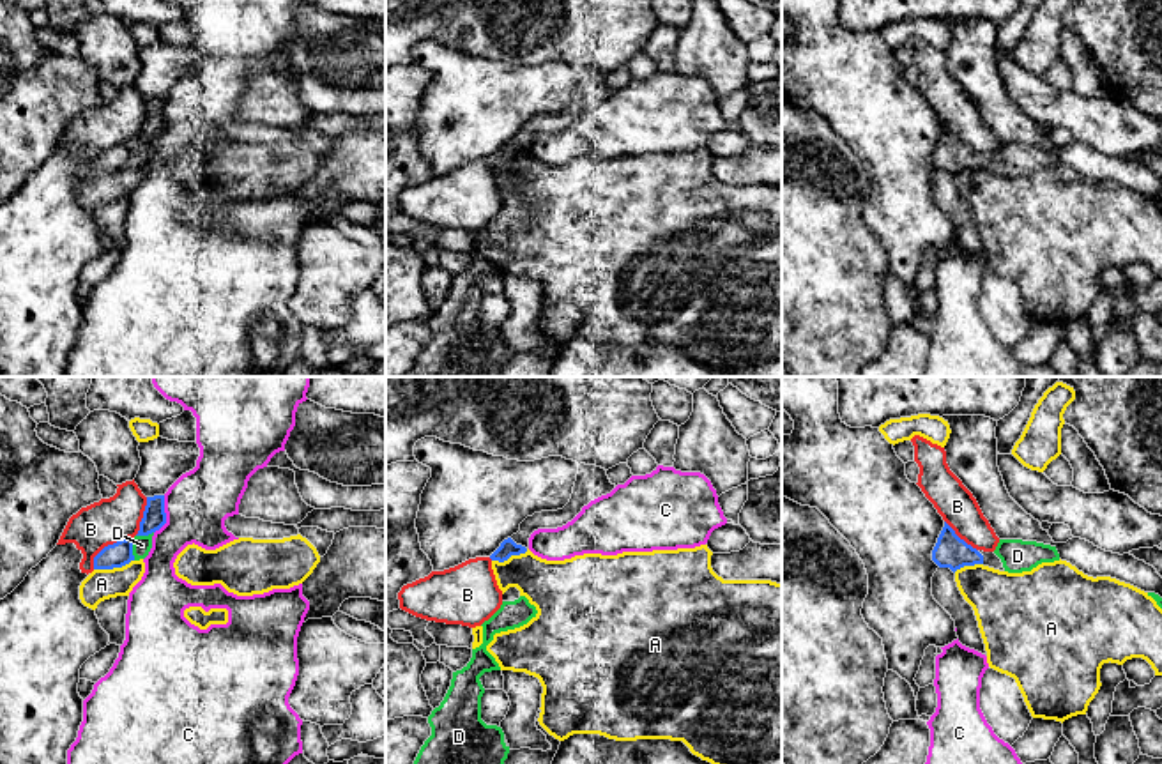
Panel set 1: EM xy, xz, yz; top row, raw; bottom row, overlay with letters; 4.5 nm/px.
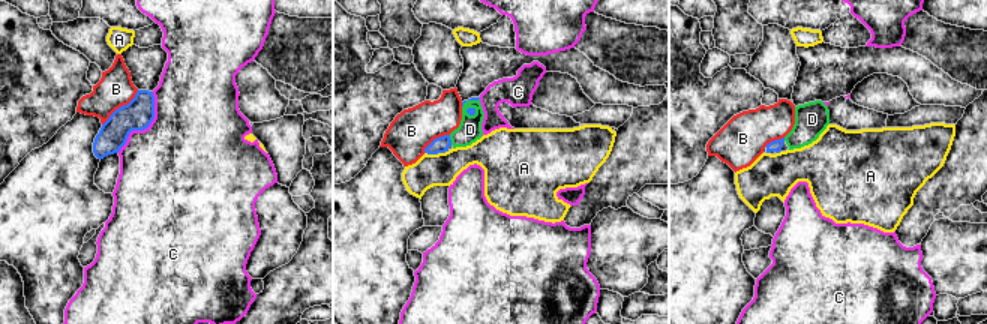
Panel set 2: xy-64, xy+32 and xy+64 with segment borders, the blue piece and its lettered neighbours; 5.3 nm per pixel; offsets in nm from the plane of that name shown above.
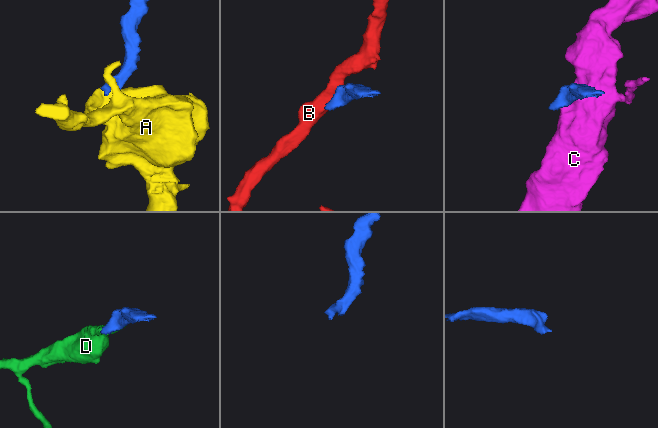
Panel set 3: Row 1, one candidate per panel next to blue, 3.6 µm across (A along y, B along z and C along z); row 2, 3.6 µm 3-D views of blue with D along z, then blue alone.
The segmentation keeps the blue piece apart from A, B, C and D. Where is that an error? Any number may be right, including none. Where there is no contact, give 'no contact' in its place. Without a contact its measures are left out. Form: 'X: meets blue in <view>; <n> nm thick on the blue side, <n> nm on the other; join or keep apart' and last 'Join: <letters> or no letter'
A: meets blue in xy; 120 nm thick on the blue side, 140 nm on the other; keep apart
B: meets blue in xy; 120 nm thick on the blue side, 200 nm on the other; keep apart
C: meets blue in xy; 110 nm thick on the blue side, 300 nm on the other; keep apart
D: meets blue in xy; 120 nm thick on the blue side, 90 nm on the other; join
Join: D

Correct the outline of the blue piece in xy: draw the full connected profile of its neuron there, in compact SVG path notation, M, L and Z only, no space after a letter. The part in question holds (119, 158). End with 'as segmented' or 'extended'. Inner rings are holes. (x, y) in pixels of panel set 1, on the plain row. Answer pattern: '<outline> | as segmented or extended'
M164 99L147 101L140 134L134 141L120 143L104 150L94 161L94 173L113 173L131 164L145 163L152 152L152 140L166 127Z | extended

